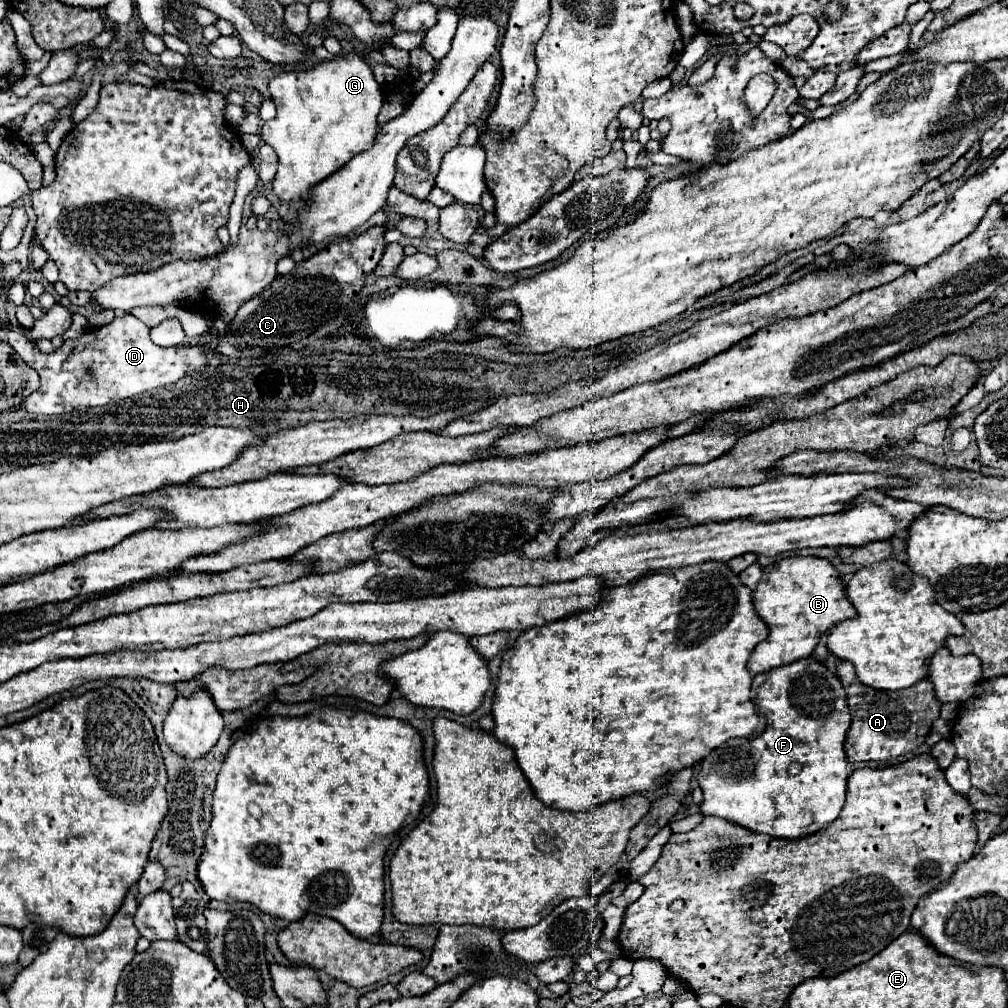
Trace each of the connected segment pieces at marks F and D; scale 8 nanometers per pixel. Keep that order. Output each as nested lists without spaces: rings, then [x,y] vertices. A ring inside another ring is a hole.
[[[815,658],[773,668],[763,676],[759,687],[752,688],[752,702],[757,713],[763,714],[767,720],[767,728],[757,738],[733,738],[725,742],[701,762],[697,776],[703,790],[701,814],[725,818],[773,838],[801,838],[807,832],[815,832],[817,828],[831,824],[845,804],[847,778],[851,770],[843,742],[851,726],[851,714],[839,678]]]
[[[129,314],[115,318],[101,328],[87,330],[75,340],[65,340],[51,354],[41,352],[17,330],[9,332],[9,344],[41,376],[39,390],[25,398],[23,408],[35,416],[45,418],[69,414],[71,410],[85,410],[91,406],[119,402],[159,386],[175,384],[191,370],[203,370],[207,366],[207,344],[183,344],[171,348],[157,346],[149,338],[149,328]]]

